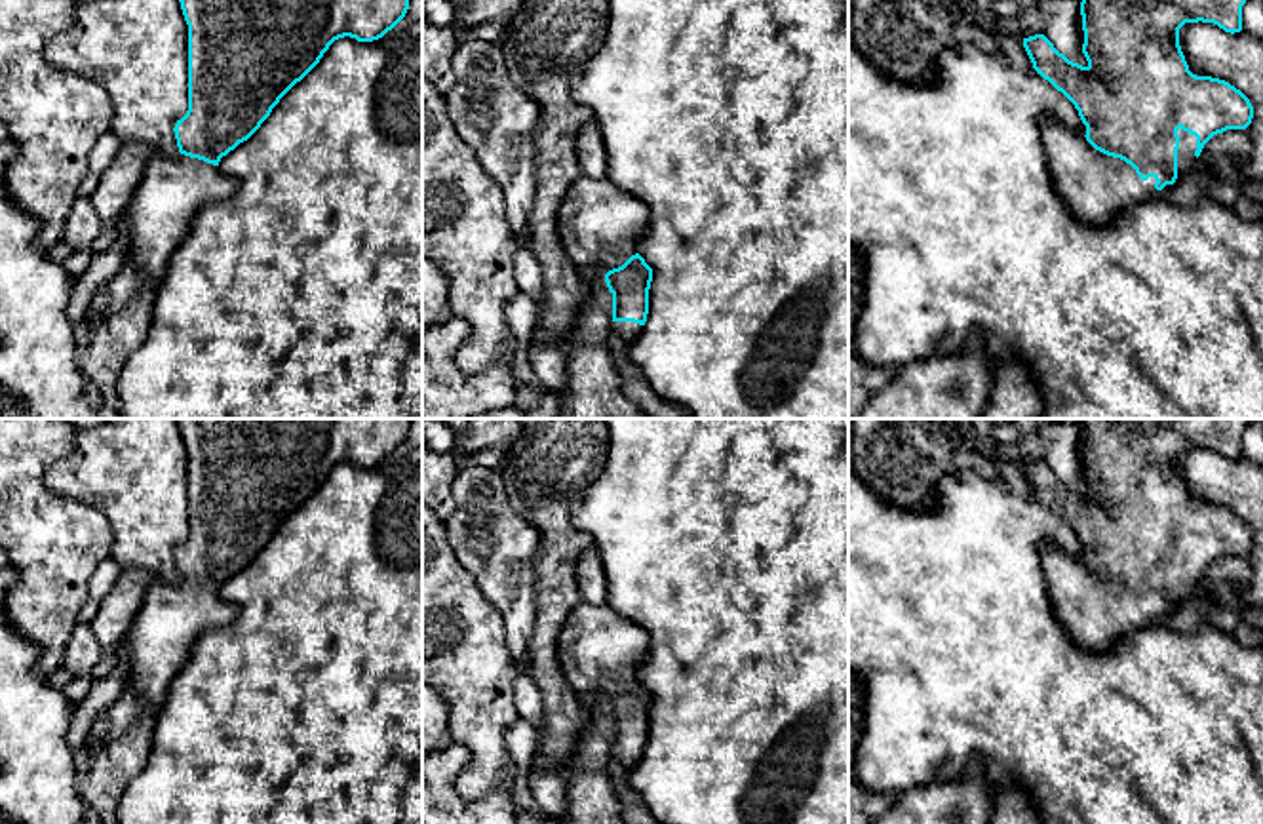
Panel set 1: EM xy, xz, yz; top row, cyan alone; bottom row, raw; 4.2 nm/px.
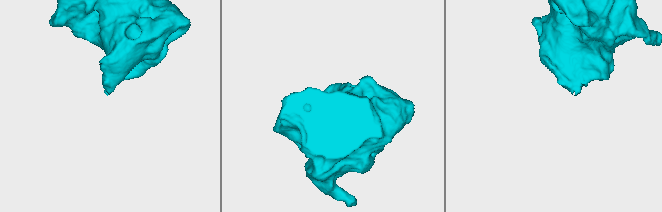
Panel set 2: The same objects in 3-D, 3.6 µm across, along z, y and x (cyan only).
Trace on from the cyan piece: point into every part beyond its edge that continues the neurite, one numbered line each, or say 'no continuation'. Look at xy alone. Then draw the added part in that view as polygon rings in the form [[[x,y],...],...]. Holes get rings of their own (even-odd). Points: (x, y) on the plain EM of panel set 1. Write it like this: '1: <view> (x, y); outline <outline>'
1: xy (174, 615); outline [[[152,577],[141,611],[114,647],[118,658],[129,662],[126,685],[133,685],[146,706],[160,706],[198,638],[236,618],[238,607],[219,592]]]

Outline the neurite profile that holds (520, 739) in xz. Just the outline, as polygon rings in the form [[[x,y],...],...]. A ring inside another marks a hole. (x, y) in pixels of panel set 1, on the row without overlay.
[[[517,717],[517,721],[508,729],[504,740],[517,767],[517,780],[512,794],[514,807],[519,813],[538,813],[540,805],[531,797],[527,786],[527,773],[538,742],[536,729],[527,719]]]

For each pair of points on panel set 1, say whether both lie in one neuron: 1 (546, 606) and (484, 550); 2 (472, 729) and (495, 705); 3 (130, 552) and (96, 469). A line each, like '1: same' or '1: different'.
1: different
2: same
3: same

